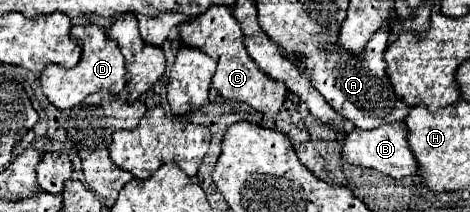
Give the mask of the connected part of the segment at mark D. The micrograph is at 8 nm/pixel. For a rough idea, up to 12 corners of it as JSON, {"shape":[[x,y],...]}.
{"shape":[[94,24],[72,26],[76,68],[46,66],[48,100],[74,108],[126,86],[118,44]]}

